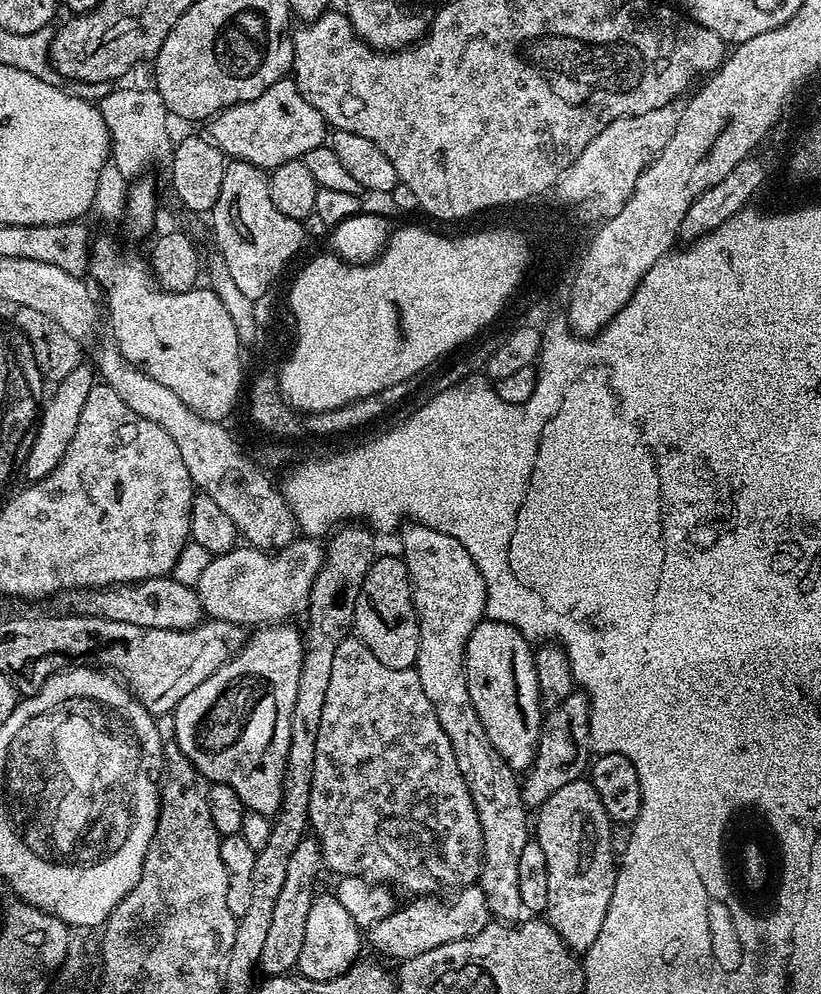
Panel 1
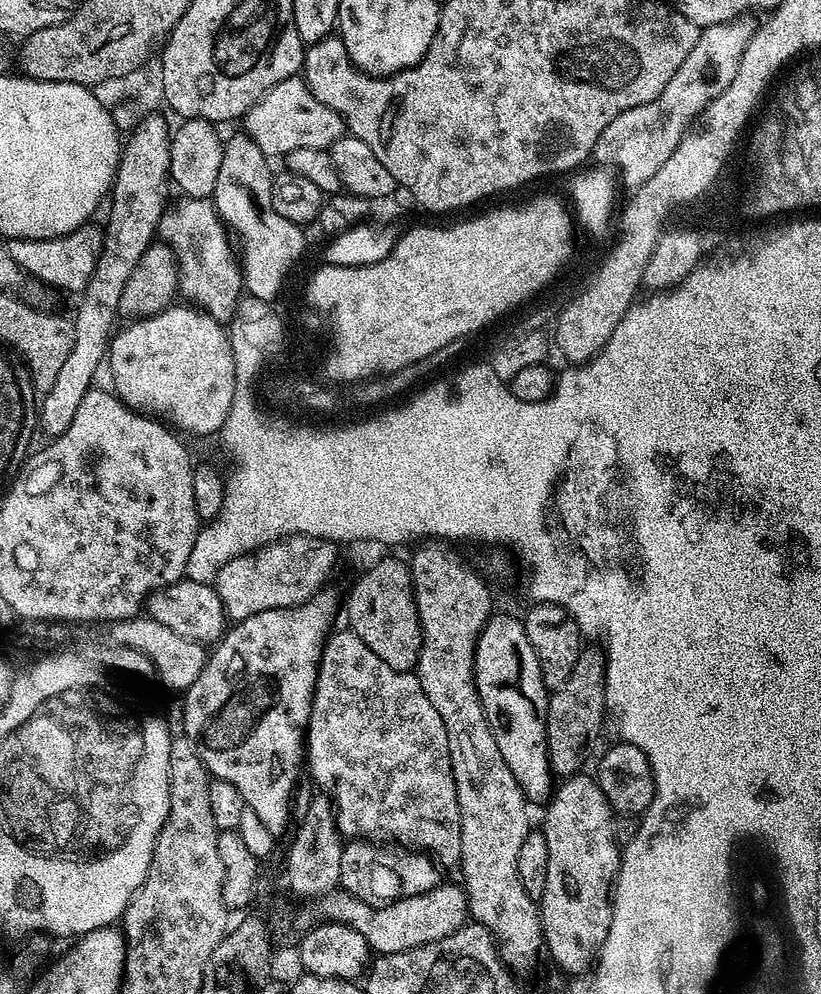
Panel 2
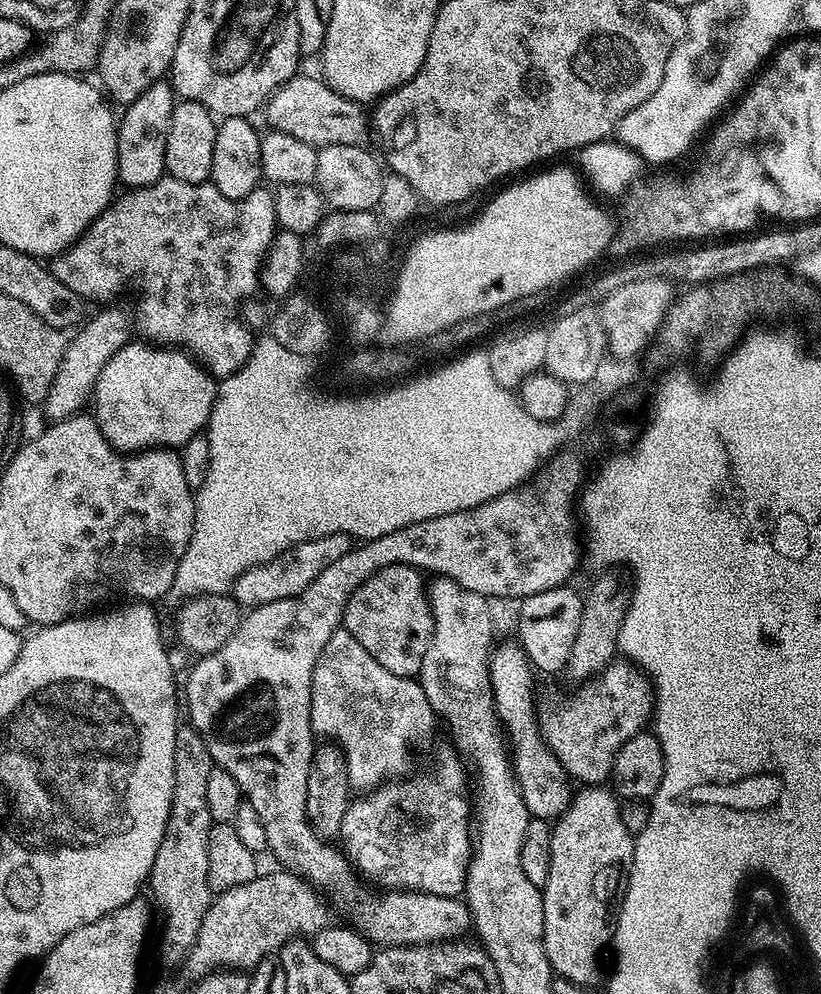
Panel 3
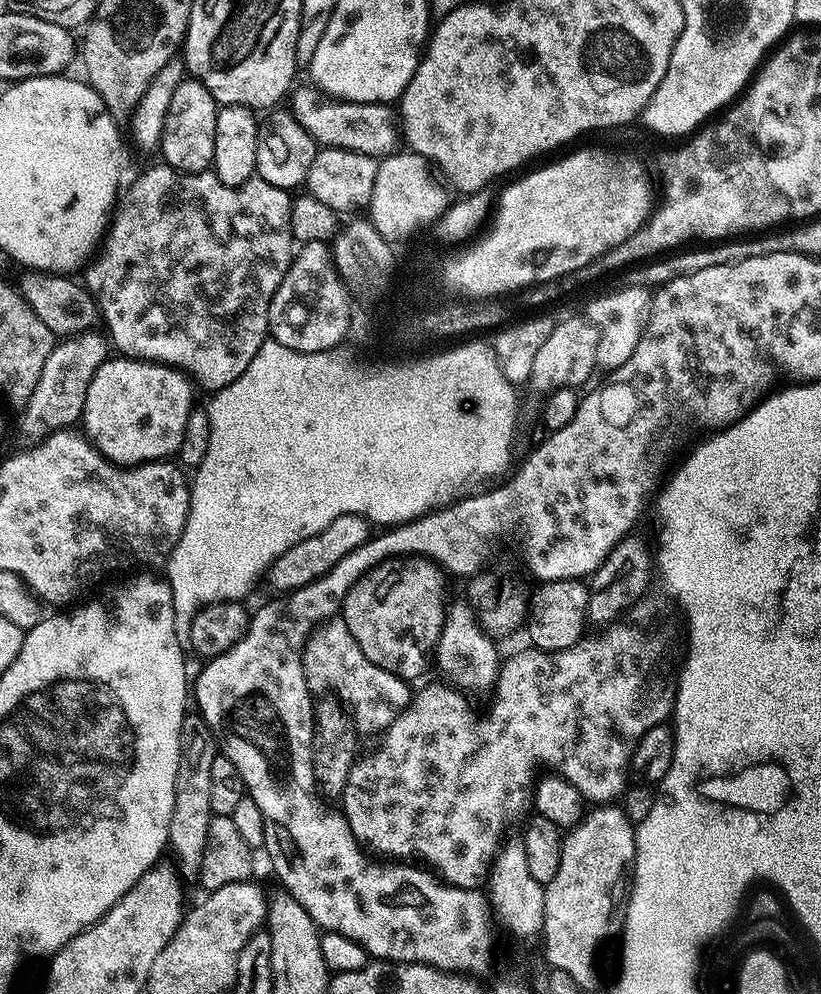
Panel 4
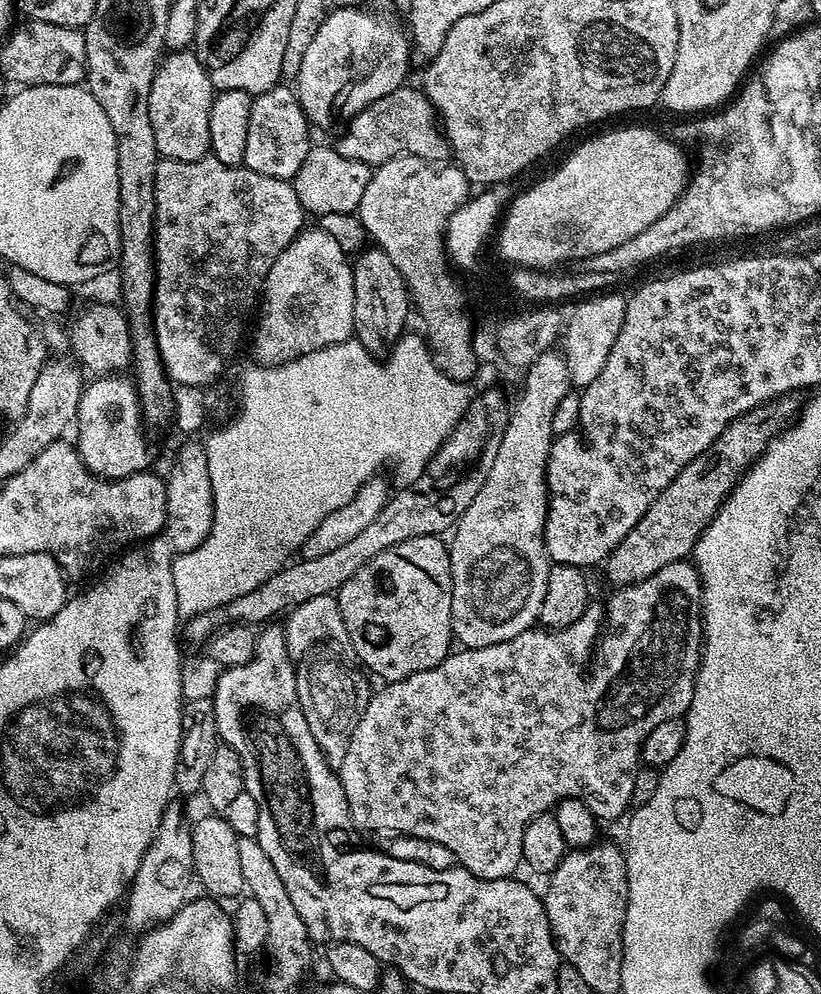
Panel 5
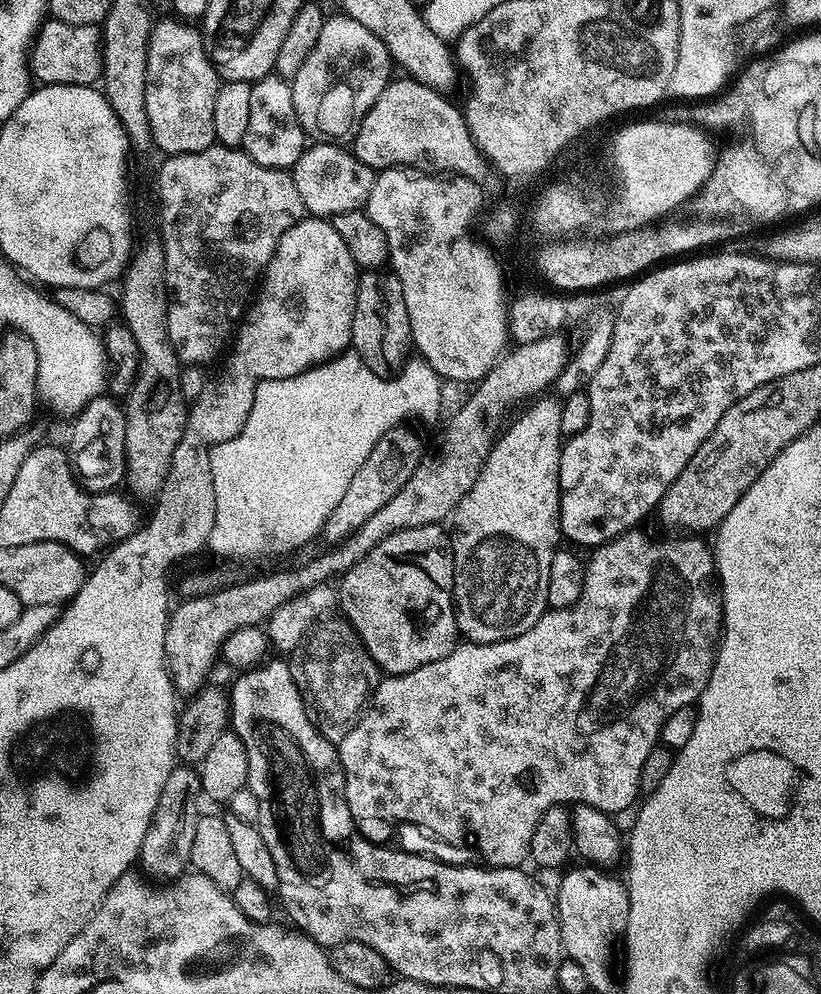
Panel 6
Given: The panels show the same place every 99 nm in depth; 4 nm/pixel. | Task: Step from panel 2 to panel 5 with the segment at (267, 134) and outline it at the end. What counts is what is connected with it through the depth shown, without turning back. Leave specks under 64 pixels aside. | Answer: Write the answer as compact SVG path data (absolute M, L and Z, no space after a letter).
M401 86L390 94L366 106L357 116L347 121L340 141L334 146L342 158L354 158L369 166L379 166L399 156L417 156L429 162L439 161L439 156L448 156L450 149L438 123L436 107L428 101L419 87Z

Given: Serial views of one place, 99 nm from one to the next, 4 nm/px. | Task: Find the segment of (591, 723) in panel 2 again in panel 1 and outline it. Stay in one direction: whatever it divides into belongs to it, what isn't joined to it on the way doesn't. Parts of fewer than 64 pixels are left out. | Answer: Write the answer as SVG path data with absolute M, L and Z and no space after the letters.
M574 690L566 702L556 708L547 709L540 725L540 741L536 747L536 757L531 768L523 777L520 797L525 809L538 810L562 786L581 779L589 771L594 756L592 735L590 734L590 714L592 705L583 691Z

